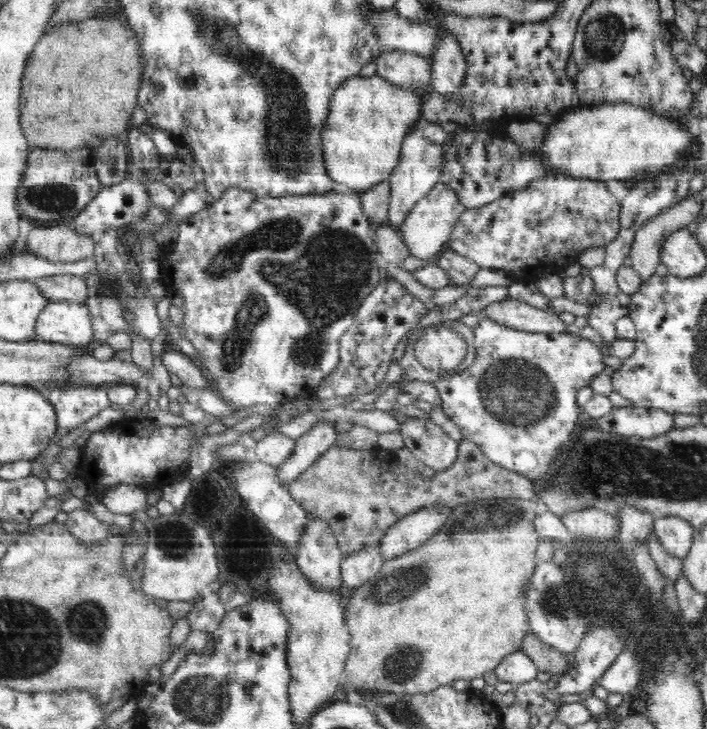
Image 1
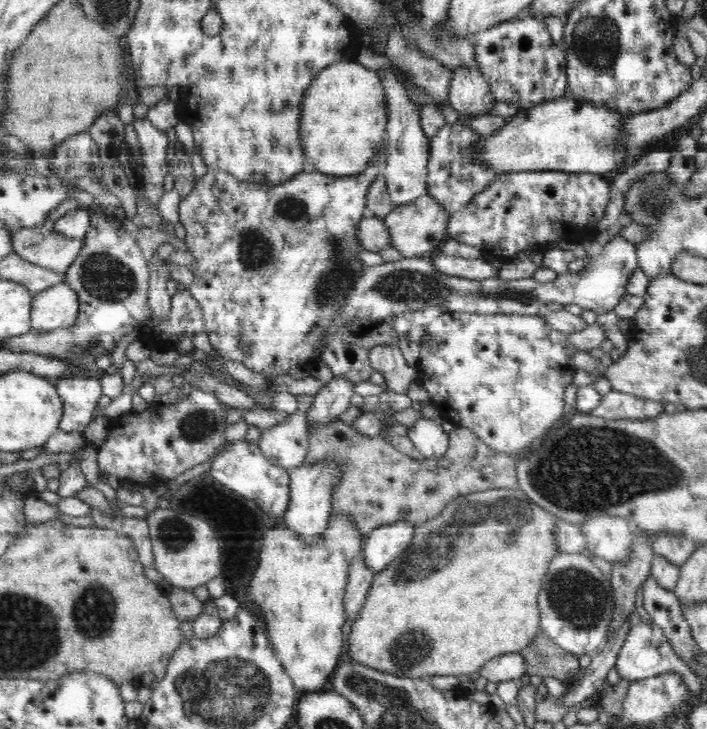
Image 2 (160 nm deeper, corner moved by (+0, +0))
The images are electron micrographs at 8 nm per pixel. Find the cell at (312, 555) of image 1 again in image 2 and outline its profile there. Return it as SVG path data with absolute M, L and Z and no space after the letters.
M336 464L300 465L288 471L289 473L289 503L284 513L284 522L290 531L306 543L314 544L319 541L329 523L332 512L331 492L339 480L339 470Z

